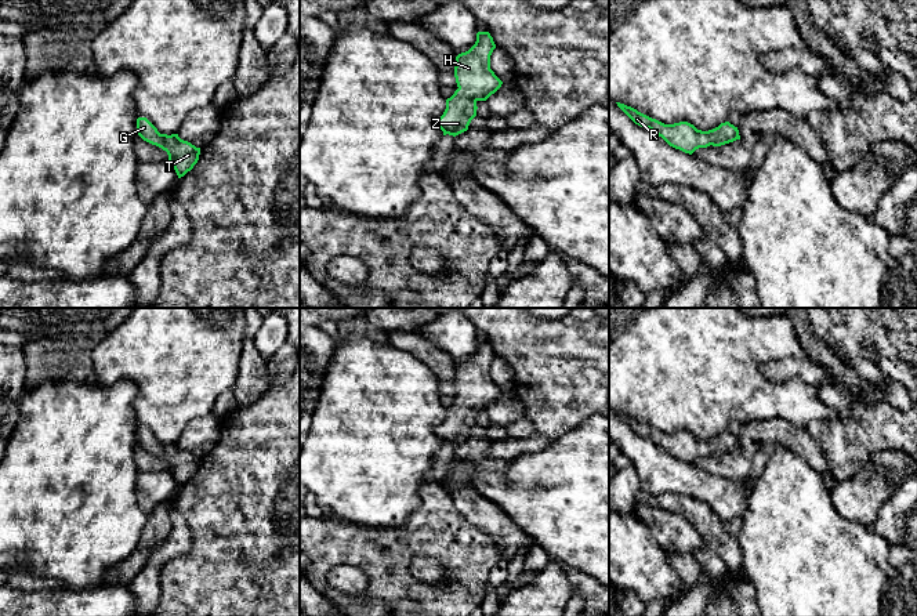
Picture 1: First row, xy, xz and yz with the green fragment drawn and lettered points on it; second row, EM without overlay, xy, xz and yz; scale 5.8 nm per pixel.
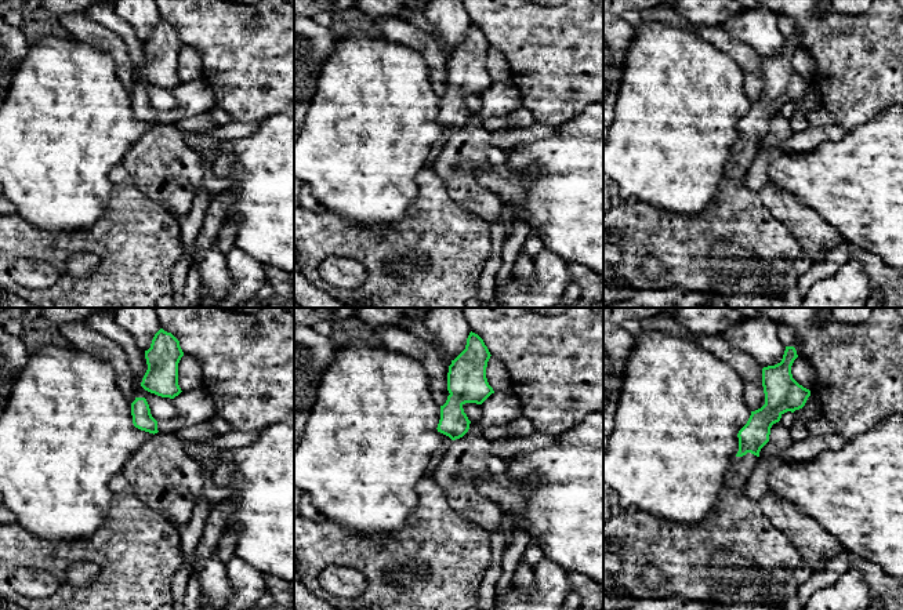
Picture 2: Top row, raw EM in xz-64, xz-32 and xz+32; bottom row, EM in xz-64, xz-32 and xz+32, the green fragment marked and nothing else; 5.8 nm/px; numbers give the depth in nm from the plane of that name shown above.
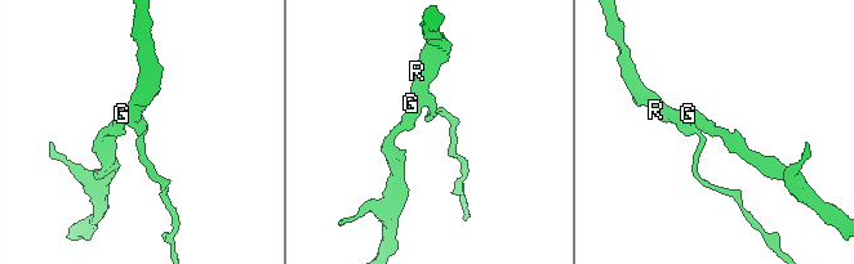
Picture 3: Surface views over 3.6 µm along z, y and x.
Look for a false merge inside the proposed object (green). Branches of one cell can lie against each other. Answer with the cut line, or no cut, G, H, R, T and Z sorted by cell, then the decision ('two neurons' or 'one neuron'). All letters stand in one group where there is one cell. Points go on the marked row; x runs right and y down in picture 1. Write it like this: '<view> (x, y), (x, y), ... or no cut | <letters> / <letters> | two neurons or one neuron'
no cut | G H R T Z | one neuron

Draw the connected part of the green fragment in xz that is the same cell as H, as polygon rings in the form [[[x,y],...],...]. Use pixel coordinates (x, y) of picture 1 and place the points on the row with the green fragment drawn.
[[[478,32],[475,44],[456,57],[457,90],[446,99],[446,109],[438,119],[443,135],[458,135],[468,130],[476,116],[476,102],[486,101],[503,84],[490,69],[490,55],[496,44],[489,32]]]

